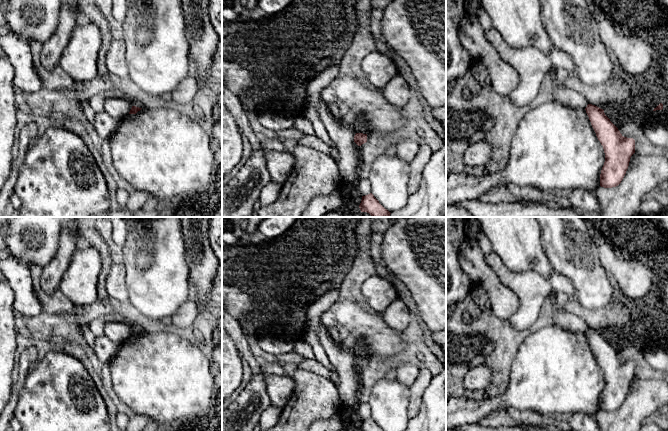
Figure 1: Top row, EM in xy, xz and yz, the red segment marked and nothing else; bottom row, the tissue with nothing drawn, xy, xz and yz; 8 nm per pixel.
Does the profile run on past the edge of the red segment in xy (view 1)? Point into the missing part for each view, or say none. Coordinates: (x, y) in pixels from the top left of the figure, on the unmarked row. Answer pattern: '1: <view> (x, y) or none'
1: none

